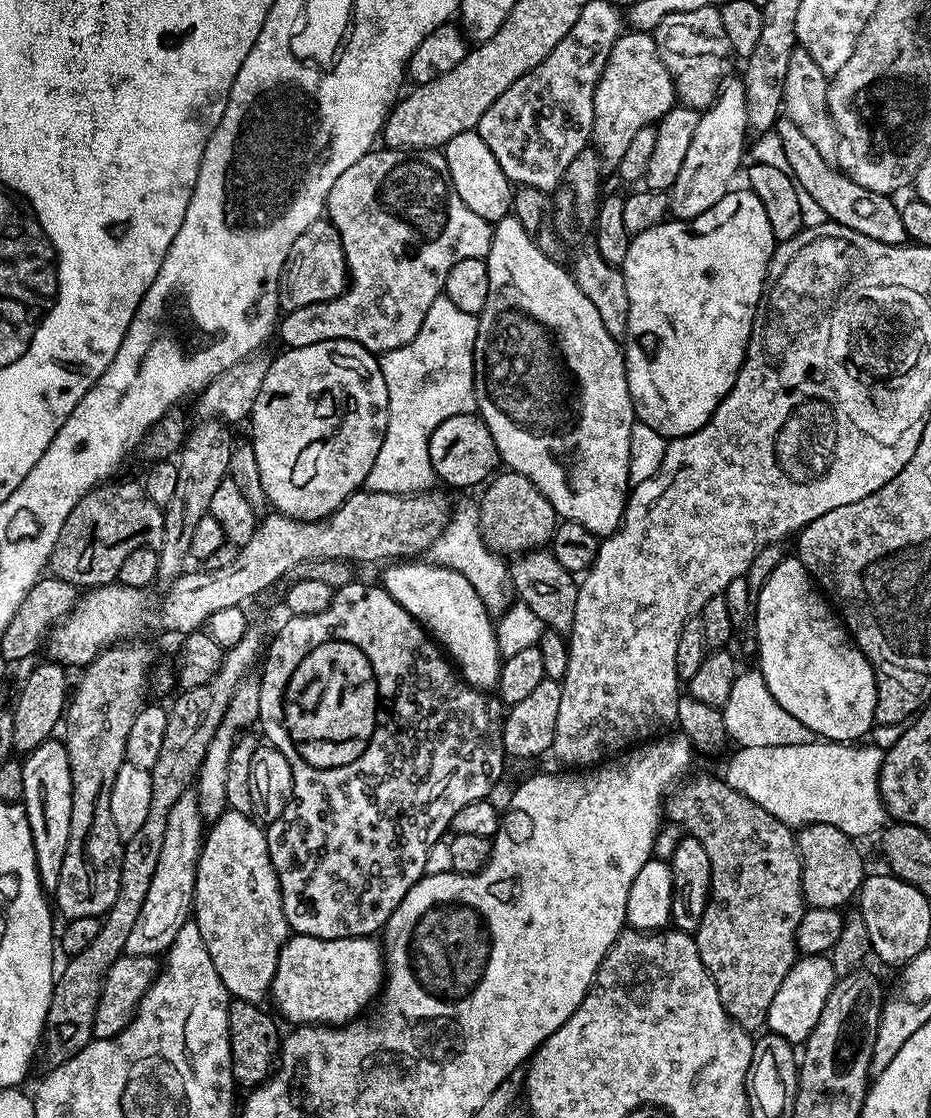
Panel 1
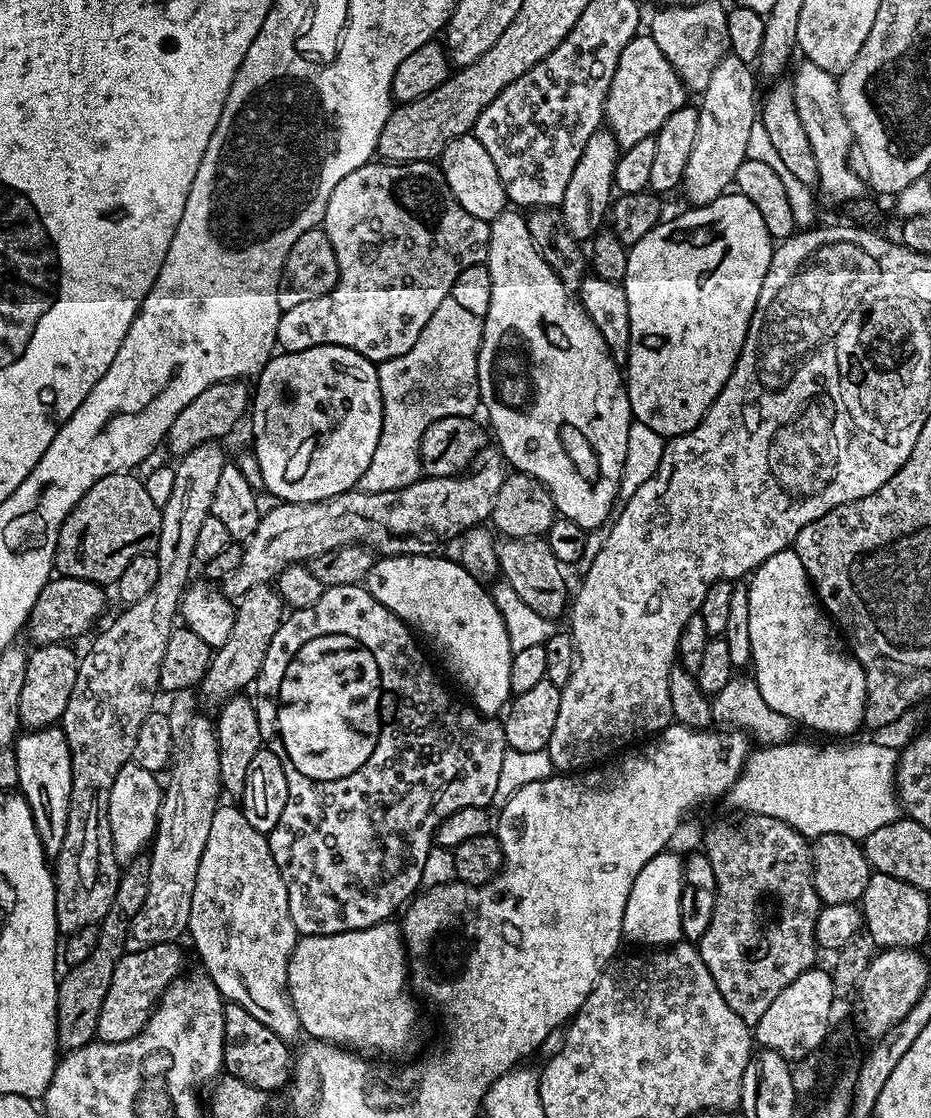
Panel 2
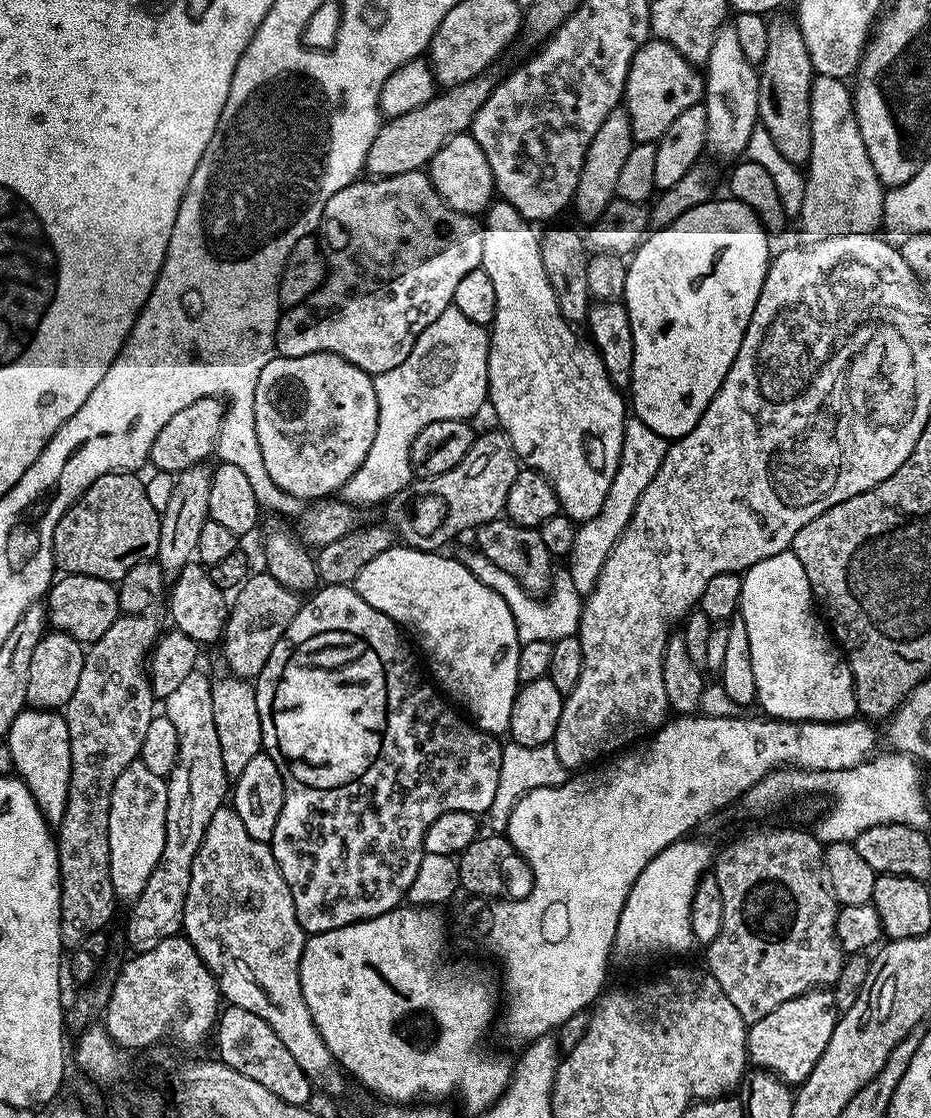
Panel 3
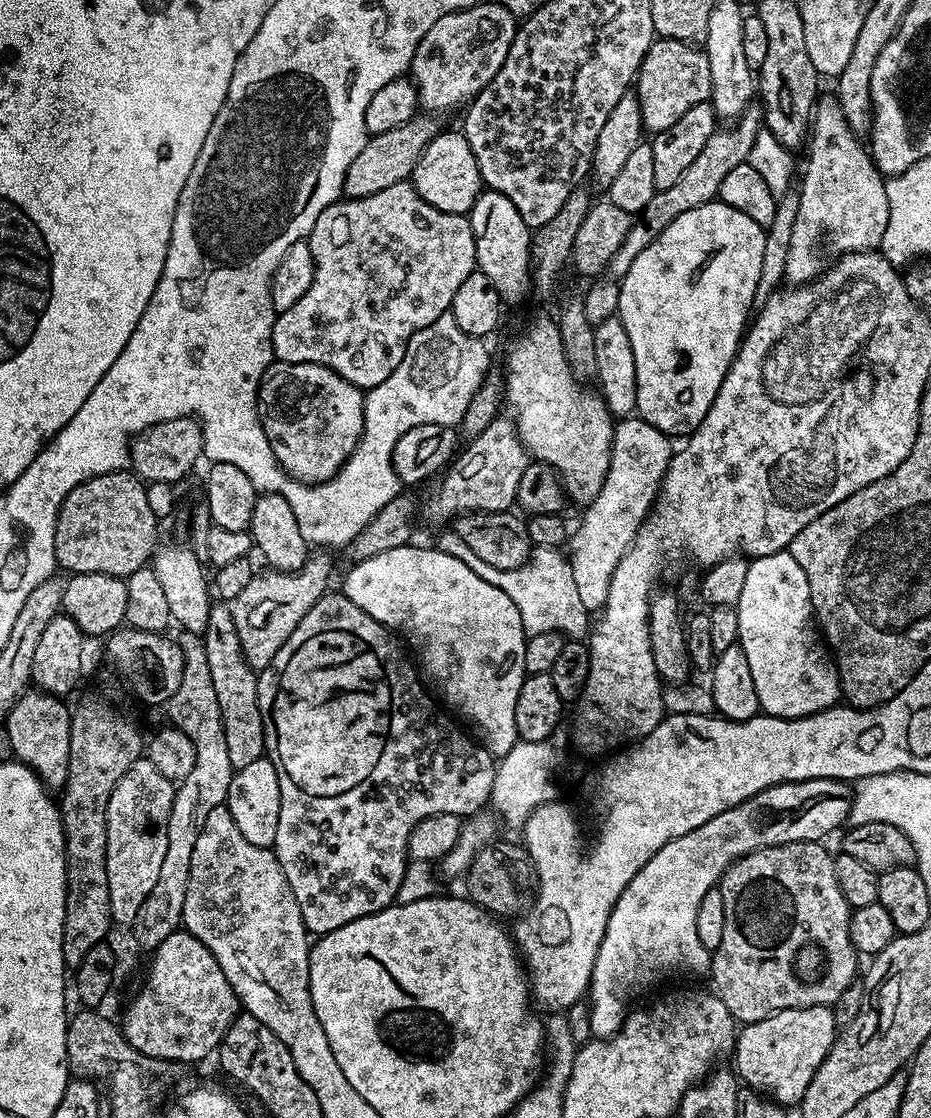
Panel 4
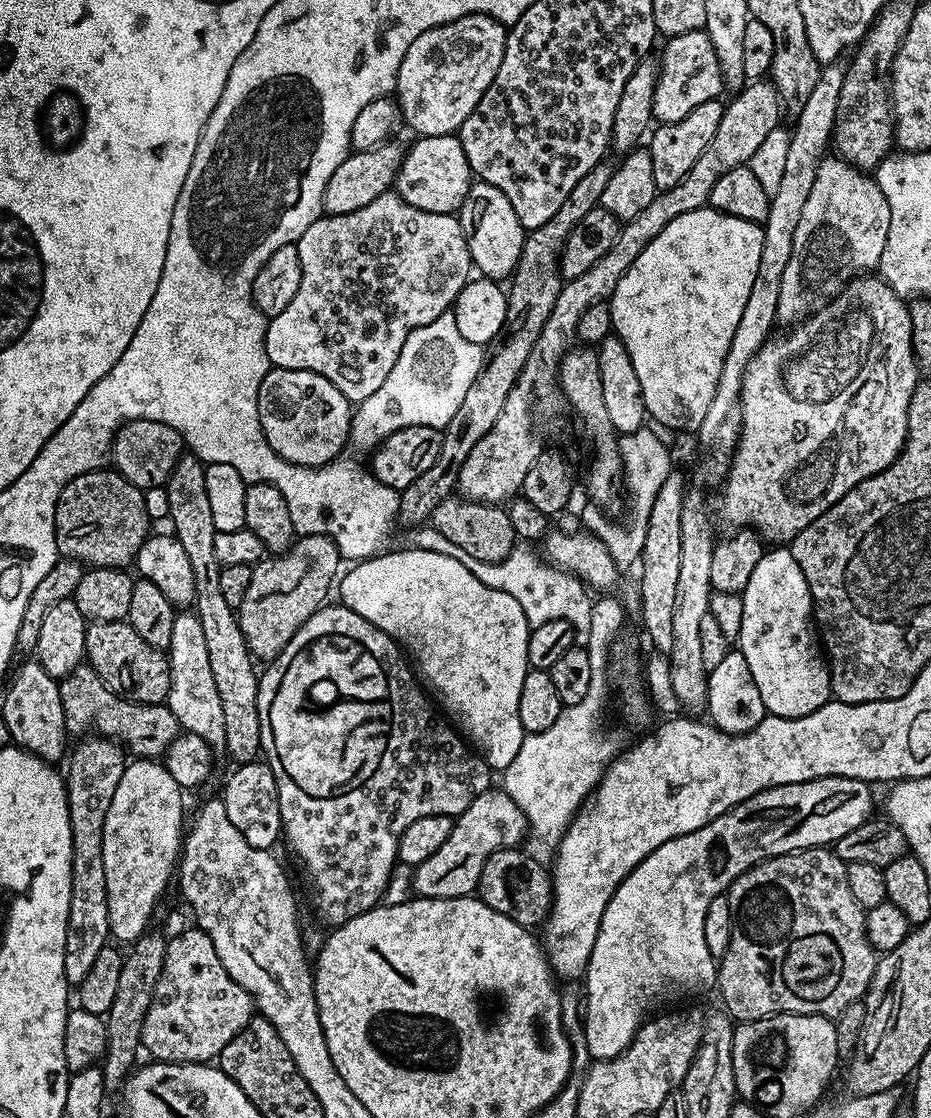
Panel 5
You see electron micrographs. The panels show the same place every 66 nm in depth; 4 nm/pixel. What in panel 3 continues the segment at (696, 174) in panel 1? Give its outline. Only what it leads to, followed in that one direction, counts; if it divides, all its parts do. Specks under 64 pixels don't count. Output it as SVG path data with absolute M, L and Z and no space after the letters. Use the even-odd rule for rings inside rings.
M730 26L720 28L706 65L702 101L708 119L707 147L711 151L713 148L720 156L739 157L747 149L750 134L758 126L759 85L760 73L757 65L749 62L746 54L742 54L738 34L734 34Z

